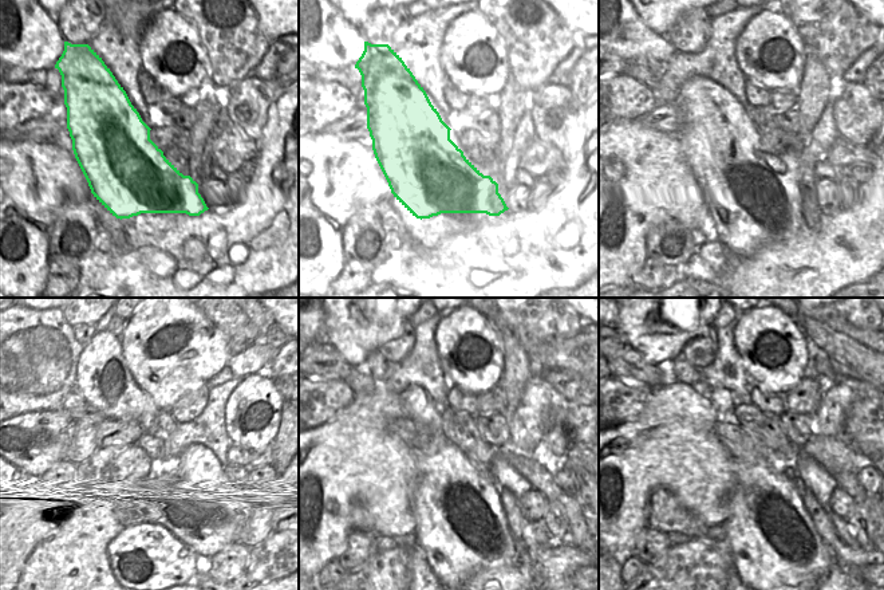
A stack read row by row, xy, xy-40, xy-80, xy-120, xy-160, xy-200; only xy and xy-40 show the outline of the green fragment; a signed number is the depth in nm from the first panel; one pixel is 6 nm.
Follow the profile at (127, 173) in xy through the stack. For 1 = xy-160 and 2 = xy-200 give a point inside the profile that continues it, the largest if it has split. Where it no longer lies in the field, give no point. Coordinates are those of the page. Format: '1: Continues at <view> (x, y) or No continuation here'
1: Continues at xy-160 (460, 523)
2: Continues at xy-200 (776, 550).

